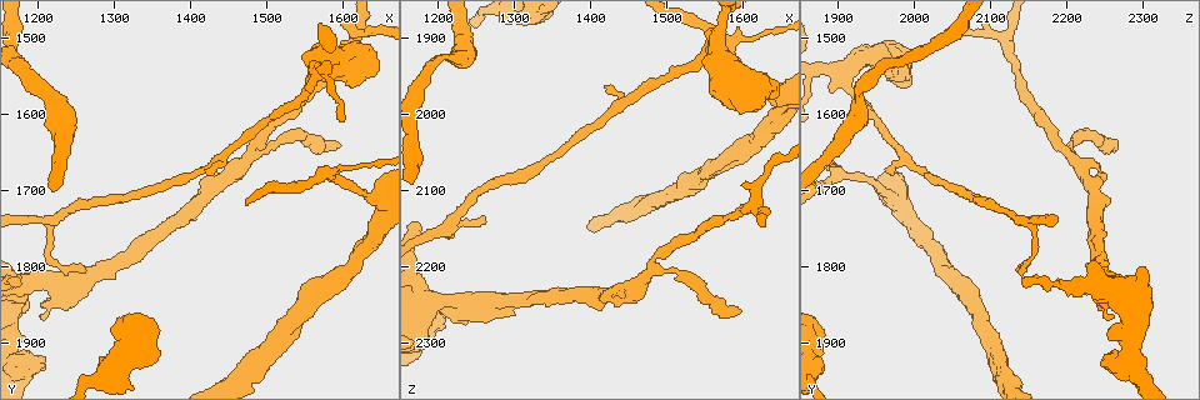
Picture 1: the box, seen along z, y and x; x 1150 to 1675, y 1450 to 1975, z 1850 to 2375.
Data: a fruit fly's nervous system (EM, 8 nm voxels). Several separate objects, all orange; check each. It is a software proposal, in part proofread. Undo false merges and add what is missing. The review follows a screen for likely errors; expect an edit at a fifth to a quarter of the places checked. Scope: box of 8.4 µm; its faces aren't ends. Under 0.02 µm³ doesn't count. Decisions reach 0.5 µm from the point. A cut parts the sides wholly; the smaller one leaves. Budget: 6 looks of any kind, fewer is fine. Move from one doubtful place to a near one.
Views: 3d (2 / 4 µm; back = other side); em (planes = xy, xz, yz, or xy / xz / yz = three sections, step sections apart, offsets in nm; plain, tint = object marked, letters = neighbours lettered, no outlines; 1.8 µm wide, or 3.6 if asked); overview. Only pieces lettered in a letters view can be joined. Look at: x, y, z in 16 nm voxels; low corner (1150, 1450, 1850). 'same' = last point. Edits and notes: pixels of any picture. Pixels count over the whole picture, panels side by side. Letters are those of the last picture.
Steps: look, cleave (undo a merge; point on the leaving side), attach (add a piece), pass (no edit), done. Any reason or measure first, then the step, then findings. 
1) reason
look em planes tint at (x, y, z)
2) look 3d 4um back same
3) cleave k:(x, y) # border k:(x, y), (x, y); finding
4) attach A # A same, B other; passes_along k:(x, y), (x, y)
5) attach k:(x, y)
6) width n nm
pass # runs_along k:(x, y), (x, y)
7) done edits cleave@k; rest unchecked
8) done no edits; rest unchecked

look 3d 2um at (1260, 1805, 2135)

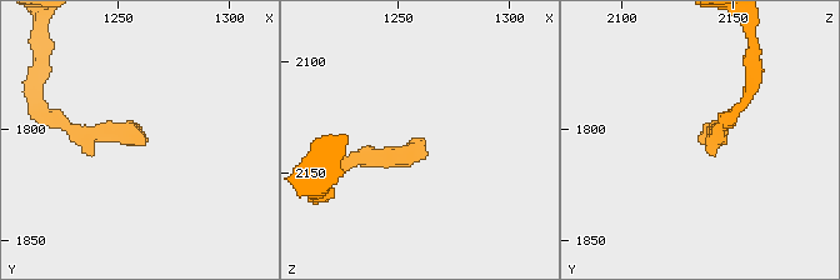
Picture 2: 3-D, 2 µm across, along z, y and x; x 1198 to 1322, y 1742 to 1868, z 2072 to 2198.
need the tissue
look em xz step 4 tint at (1259, 1805, 2134)

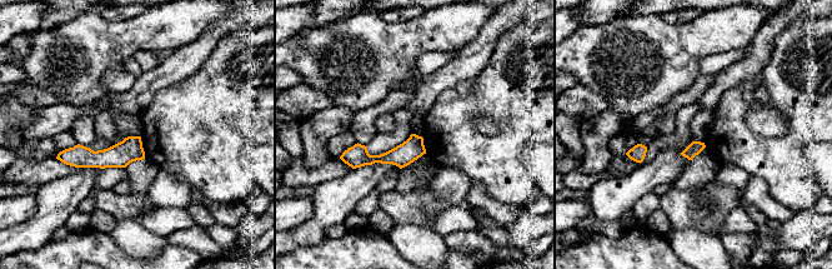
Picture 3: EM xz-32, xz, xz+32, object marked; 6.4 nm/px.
look em planes letters same

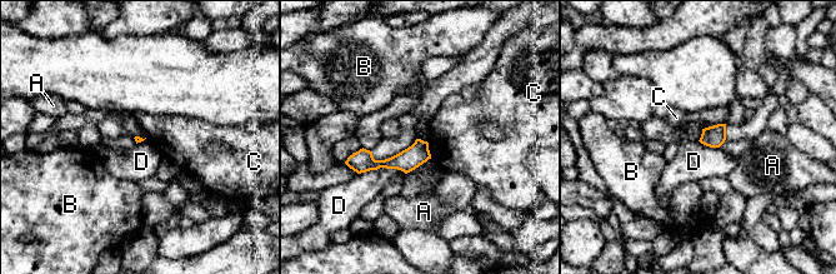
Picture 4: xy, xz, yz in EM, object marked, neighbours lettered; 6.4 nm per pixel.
pass # A other, B other, C other, D other; runs_along 4:(425, 145), (406, 162), (350, 163); no lettered piece goes on from it

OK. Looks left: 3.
a fork
look em planes letters at (1480, 1650, 2200)

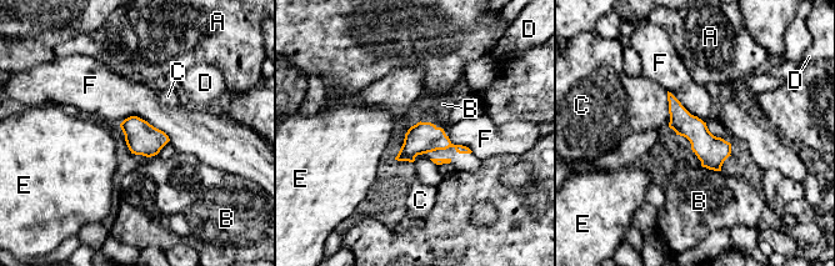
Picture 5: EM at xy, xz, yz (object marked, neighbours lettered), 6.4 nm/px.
pass # A other, B other, C other, D other, E other, F other; border 5:(120, 123), (139, 116), (170, 140); continuous, no second neuron

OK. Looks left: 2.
branch stops here
look em xy step 16 tint at (1590, 1645, 2260)

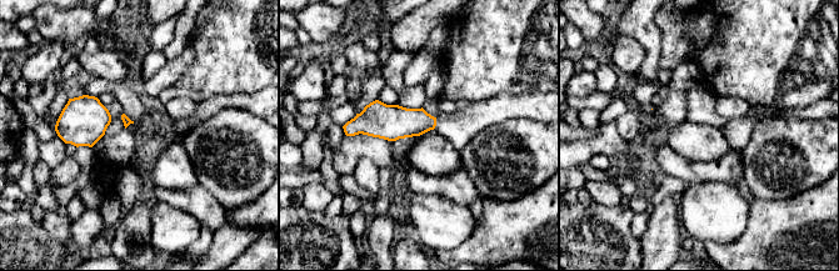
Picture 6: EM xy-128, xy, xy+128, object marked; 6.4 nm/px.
cut it another way
look em xz step 8 letters same

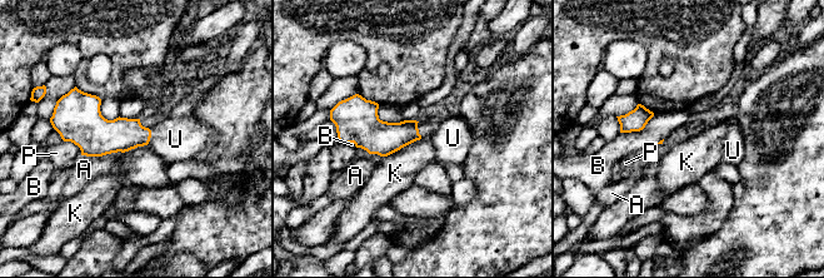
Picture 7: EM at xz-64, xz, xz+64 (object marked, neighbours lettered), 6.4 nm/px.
attach U # A other, B other, K other, P other, U same; passes_along 7:(121, 134), (150, 137), (175, 139); the neuron continues

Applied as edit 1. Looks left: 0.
done edits attach@7; rest unchecked

